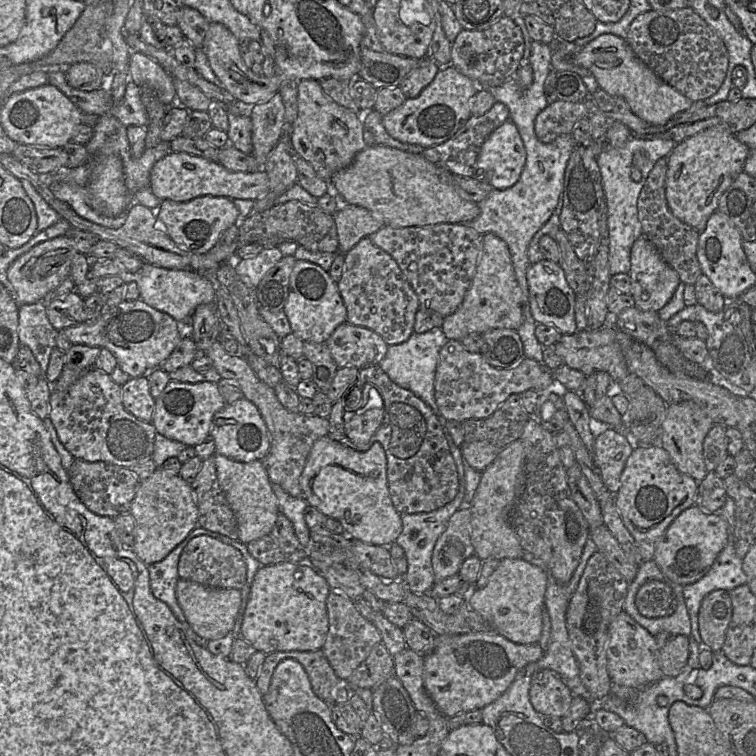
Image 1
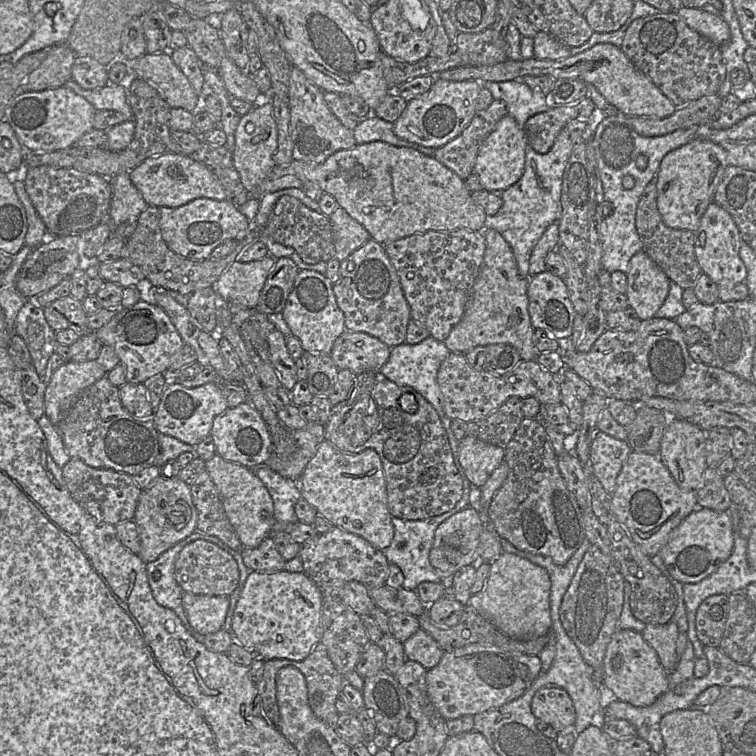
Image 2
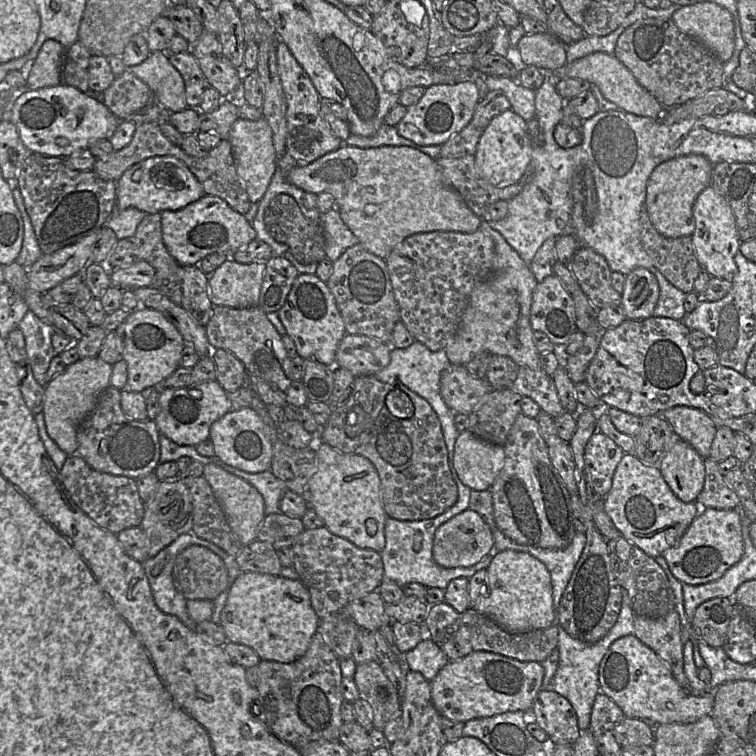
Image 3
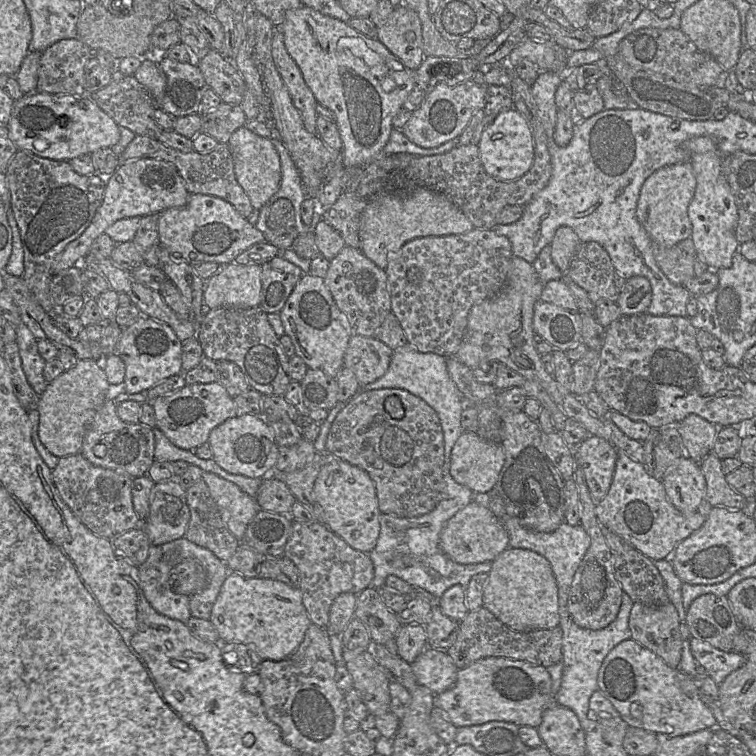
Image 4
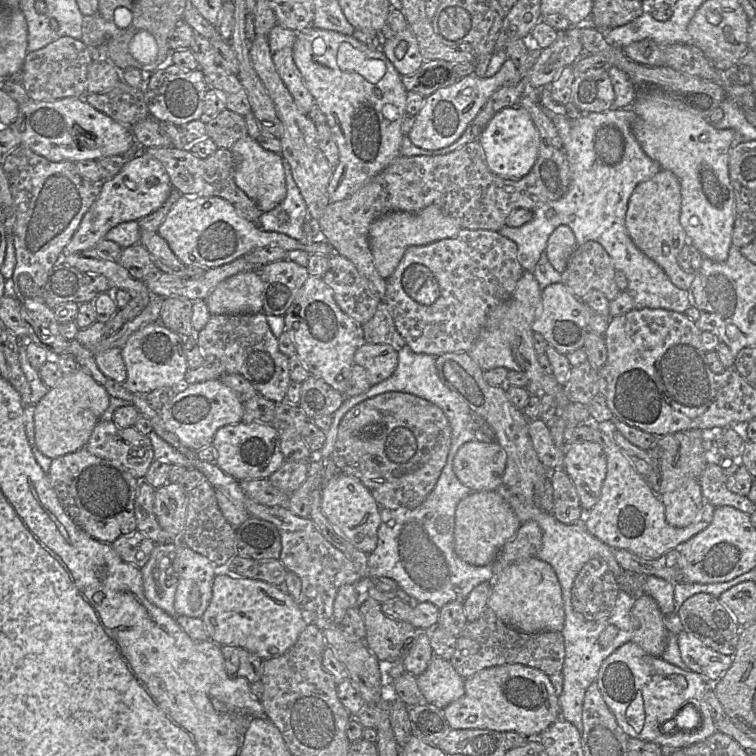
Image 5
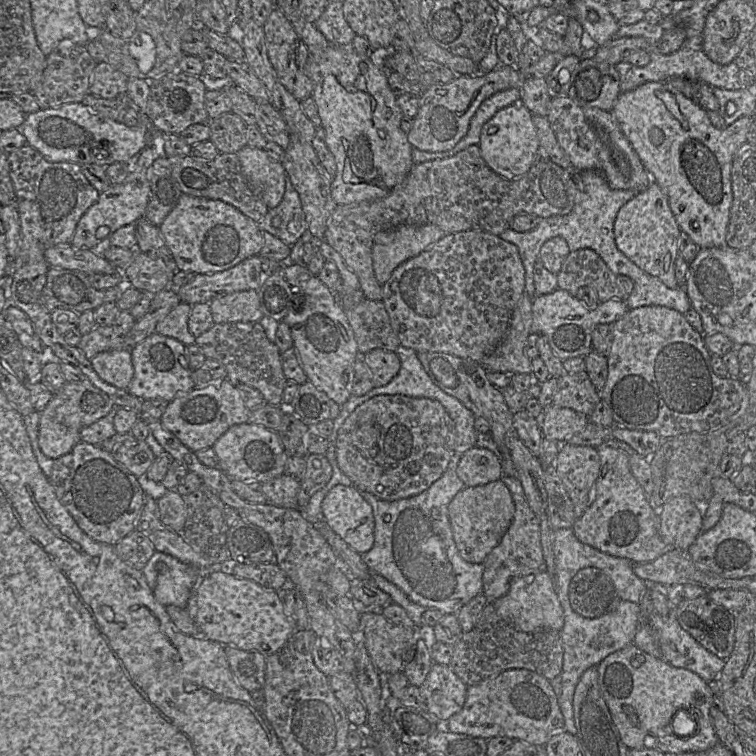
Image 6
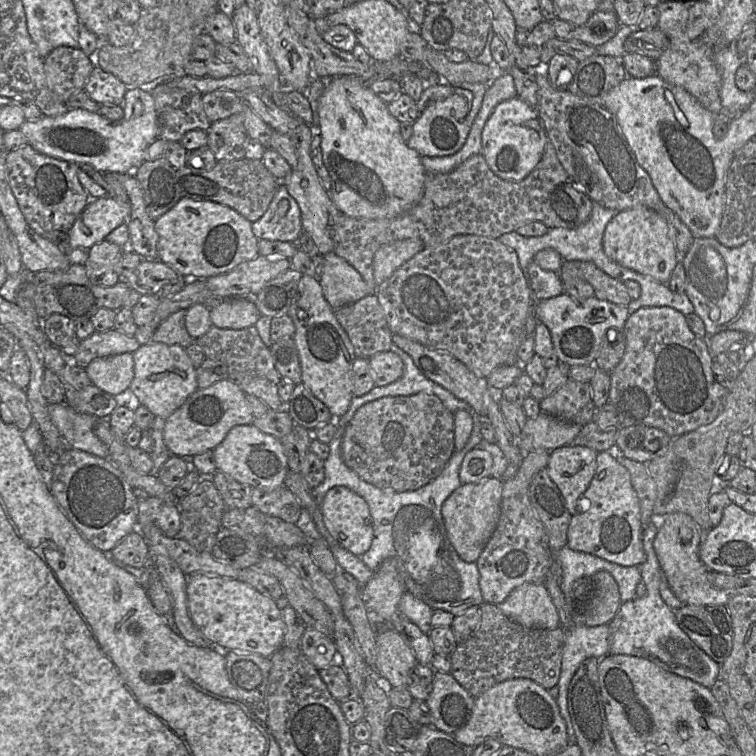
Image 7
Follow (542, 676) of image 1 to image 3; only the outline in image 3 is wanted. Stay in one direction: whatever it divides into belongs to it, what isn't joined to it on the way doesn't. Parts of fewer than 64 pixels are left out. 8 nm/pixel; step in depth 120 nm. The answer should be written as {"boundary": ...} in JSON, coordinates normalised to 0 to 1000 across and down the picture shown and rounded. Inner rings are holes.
{"boundary":[[[716,911],[706,925],[702,942],[708,955],[734,985],[758,985],[767,972],[761,939],[737,915]]]}

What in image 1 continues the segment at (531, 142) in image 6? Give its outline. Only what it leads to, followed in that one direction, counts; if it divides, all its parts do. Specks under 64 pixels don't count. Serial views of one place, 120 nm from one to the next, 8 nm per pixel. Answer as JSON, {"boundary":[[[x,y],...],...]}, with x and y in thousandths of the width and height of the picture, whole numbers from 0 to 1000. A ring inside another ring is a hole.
{"boundary":[[[672,159],[656,169],[635,196],[623,235],[667,251],[687,237],[696,214],[696,198],[683,165]]]}

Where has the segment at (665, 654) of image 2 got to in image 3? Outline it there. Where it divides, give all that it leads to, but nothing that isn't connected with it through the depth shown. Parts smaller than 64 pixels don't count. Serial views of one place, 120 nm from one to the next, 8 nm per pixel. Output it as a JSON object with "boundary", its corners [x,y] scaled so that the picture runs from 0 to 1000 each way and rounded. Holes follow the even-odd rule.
{"boundary":[[[894,807],[873,817],[840,813],[839,840],[882,877],[893,899],[907,915],[921,919],[903,886],[901,824]]]}

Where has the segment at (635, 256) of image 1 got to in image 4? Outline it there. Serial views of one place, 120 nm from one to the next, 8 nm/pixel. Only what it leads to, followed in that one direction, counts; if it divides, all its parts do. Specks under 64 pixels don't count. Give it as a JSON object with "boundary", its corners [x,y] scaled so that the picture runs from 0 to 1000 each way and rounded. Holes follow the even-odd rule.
{"boundary":[[[840,365],[828,370],[815,402],[823,417],[836,417],[854,413],[861,396],[858,370],[851,365]]]}

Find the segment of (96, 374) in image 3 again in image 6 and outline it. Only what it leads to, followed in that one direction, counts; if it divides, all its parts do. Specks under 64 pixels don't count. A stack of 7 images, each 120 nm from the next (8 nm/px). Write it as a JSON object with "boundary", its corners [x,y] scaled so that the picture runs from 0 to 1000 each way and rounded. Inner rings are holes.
{"boundary":[[[116,500],[87,504],[53,545],[50,589],[54,597],[67,607],[77,607],[89,601],[101,587],[107,585],[107,569],[140,550],[148,538],[147,526],[124,511]]]}

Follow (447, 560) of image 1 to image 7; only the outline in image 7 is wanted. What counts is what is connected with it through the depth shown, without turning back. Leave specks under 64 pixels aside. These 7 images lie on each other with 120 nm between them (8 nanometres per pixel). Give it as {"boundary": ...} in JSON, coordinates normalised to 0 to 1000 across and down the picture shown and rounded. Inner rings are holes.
{"boundary":[[[648,631],[630,639],[610,640],[585,668],[583,680],[591,709],[607,737],[618,745],[630,745],[656,700],[665,636],[663,632]]]}

